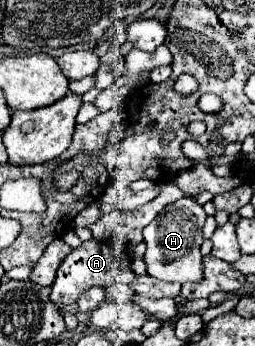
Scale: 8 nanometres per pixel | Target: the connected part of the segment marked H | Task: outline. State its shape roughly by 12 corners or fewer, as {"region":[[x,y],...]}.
{"region":[[184,197],[142,231],[146,271],[200,281],[206,211]]}

